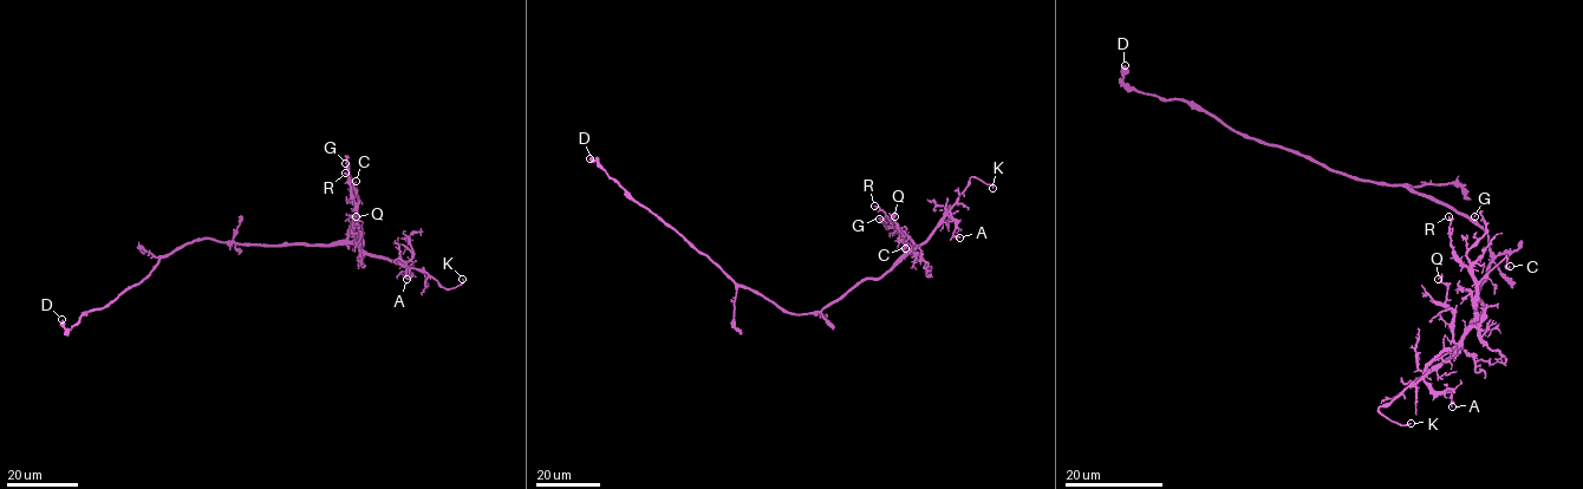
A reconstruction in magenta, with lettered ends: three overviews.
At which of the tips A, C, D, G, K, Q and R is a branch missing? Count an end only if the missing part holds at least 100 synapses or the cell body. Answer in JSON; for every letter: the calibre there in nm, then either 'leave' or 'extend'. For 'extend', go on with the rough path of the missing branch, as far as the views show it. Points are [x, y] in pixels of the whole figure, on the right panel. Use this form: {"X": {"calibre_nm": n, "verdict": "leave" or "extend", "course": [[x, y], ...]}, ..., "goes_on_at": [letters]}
{"A": {"calibre_nm": 130, "verdict": "leave"}, "C": {"calibre_nm": 130, "verdict": "leave"}, "D": {"calibre_nm": 440, "verdict": "leave"}, "G": {"calibre_nm": 120, "verdict": "leave"}, "K": {"calibre_nm": 160, "verdict": "extend", "course": [[1411, 423], [1433, 425], [1444, 436]]}, "Q": {"calibre_nm": 110, "verdict": "leave"}, "R": {"calibre_nm": 120, "verdict": "leave"}, "goes_on_at": ["K"]}

